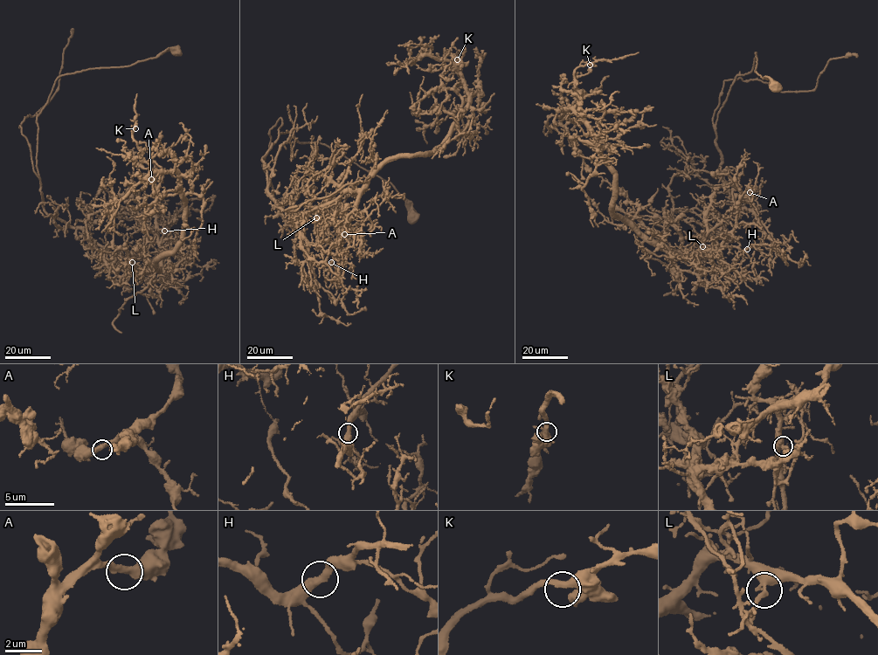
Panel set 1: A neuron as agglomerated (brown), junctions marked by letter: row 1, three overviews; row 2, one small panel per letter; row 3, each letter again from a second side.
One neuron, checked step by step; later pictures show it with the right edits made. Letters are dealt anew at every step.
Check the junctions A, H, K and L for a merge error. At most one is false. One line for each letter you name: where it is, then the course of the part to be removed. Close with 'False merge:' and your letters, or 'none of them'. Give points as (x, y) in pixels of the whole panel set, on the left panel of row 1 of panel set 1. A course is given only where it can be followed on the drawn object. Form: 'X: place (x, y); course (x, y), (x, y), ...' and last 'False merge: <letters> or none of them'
L: place (132, 262); course (132, 262), (134, 270), (120, 270), (83, 230), (44, 210), (37, 117), (60, 76), (181, 52)
False merge: L

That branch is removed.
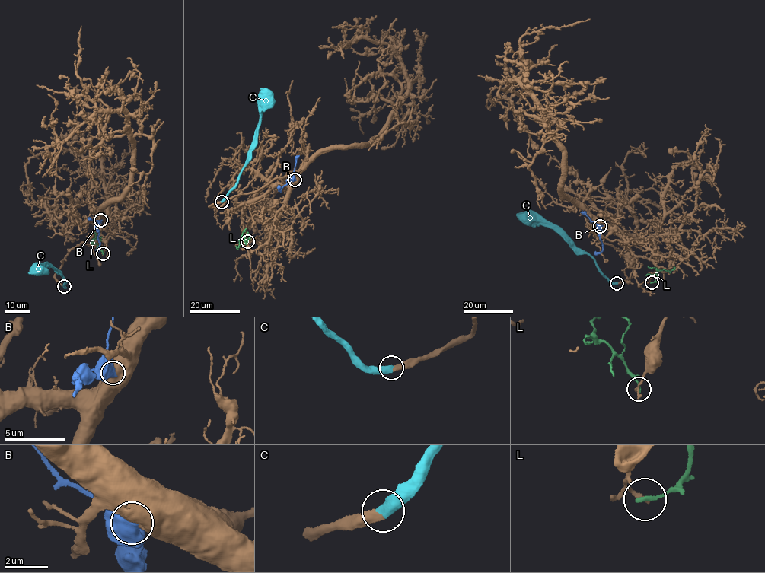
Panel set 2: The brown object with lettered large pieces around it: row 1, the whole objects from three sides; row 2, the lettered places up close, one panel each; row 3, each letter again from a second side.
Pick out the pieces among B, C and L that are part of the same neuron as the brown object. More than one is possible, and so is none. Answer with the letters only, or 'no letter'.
C

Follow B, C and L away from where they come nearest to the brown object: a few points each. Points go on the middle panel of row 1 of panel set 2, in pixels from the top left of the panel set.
B: (294, 179), (288, 181), (280, 191), (279, 186)
C: (221, 201), (235, 186), (246, 164), (260, 123), (261, 99), (269, 89)
L: (247, 241), (244, 242), (241, 237), (237, 249), (235, 246)

